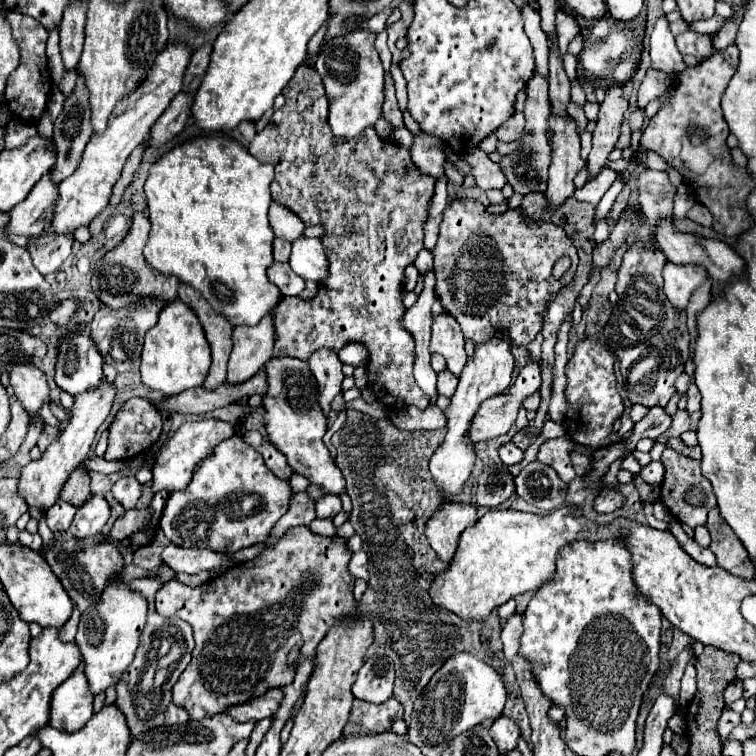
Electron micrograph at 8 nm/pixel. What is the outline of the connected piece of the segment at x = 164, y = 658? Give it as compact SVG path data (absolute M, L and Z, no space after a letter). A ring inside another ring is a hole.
M152 574L148 578L142 580L132 580L130 588L138 594L142 594L148 602L148 620L146 626L140 634L140 646L136 650L134 662L128 666L128 670L124 672L124 678L120 680L120 684L116 684L116 706L120 708L120 712L126 716L126 724L130 728L130 736L132 740L144 732L144 730L152 730L156 726L164 724L164 714L168 704L172 702L172 686L178 680L180 672L188 666L190 662L190 654L194 650L194 636L192 636L192 626L184 620L164 620L156 608L154 608L154 594L158 592L162 584L158 580L152 578ZM158 672L166 672L162 682L150 682L152 678L158 678Z

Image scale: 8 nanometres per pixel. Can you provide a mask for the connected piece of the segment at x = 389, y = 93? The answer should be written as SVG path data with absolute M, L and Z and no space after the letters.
M386 74L386 100L384 100L384 114L386 122L396 130L396 128L402 128L404 126L404 120L402 120L402 112L396 104L396 96L394 96L394 82L392 78Z

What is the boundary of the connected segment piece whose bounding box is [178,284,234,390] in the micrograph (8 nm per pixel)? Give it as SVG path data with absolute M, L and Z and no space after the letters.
M180 284L180 296L184 304L192 306L196 312L204 332L206 340L212 350L212 366L208 372L208 378L204 380L206 390L216 390L226 380L226 368L228 368L228 356L232 350L232 324L224 320L224 316L216 316L212 308L208 308L208 302L194 290L188 288L188 284Z

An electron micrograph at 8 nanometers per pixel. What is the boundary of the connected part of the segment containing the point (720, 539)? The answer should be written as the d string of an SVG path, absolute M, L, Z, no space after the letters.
M718 508L708 512L706 528L712 534L710 550L716 554L718 566L722 566L724 570L728 570L734 576L740 576L744 580L754 578L754 564L748 558L748 552L742 548L740 540L728 528L728 524L722 520L722 516L718 514Z

